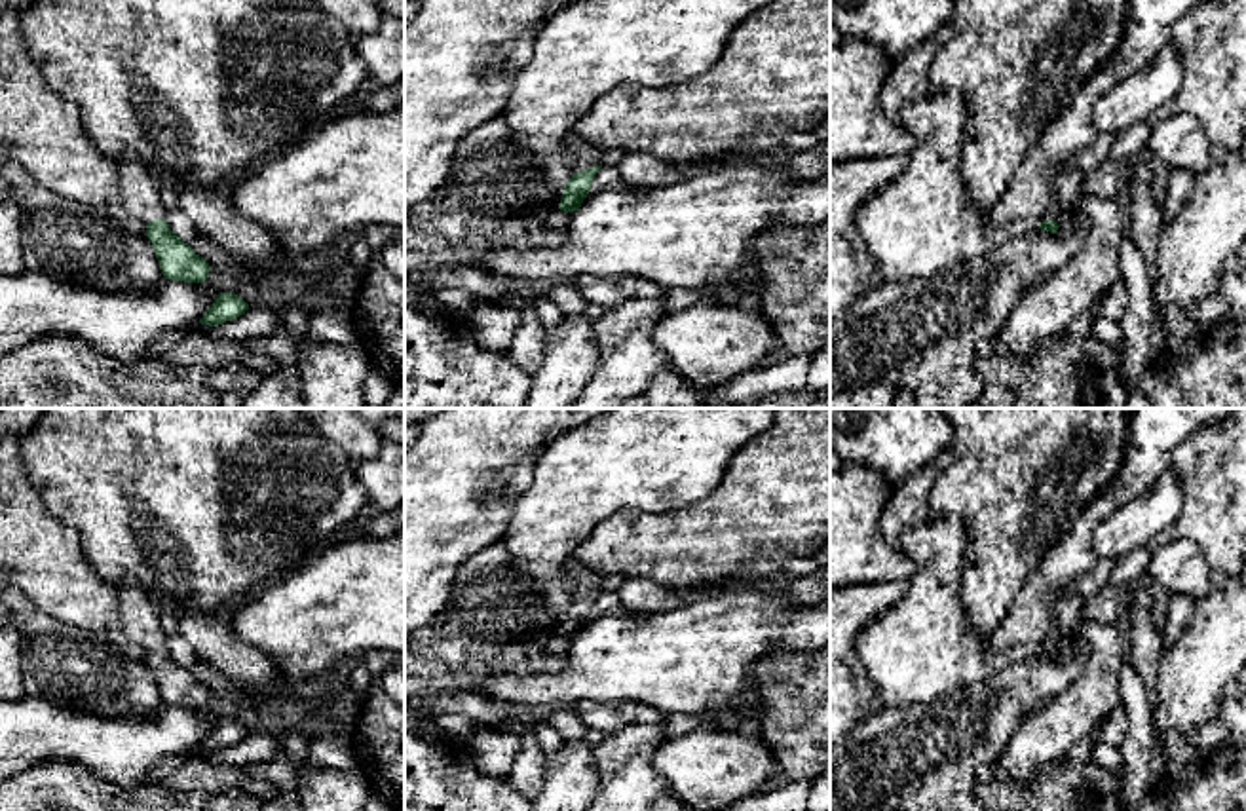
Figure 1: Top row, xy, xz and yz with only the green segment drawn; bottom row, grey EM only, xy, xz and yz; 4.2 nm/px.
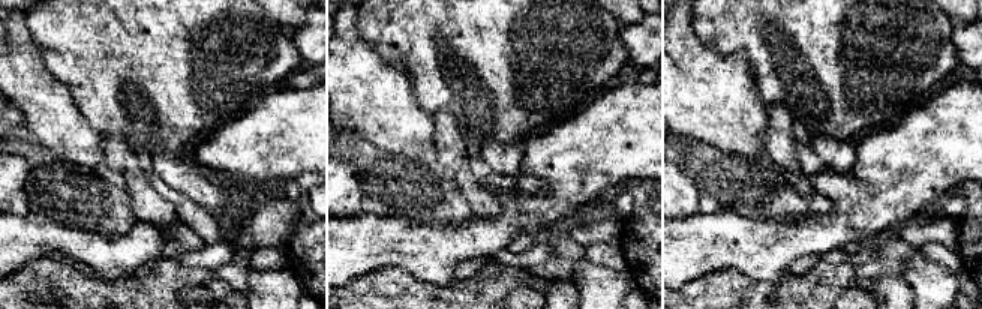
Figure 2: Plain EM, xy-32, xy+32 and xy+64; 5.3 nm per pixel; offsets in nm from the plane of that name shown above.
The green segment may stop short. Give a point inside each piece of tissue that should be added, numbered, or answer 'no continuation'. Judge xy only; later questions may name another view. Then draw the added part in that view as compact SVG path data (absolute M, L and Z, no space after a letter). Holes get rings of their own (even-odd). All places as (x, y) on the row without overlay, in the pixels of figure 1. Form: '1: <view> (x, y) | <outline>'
1: xy (141, 625) | M125 579L118 589L118 608L122 619L122 640L129 640L144 650L156 644L165 644L167 632L160 623L160 613L144 589L133 579Z

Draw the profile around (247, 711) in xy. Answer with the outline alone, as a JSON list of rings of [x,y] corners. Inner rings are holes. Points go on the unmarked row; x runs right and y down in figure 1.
[[[180,632],[167,634],[165,648],[184,669],[196,676],[196,680],[203,682],[209,689],[237,705],[237,722],[241,722],[249,731],[258,731],[258,718],[262,708],[260,703],[255,703],[243,695],[230,678],[203,663]]]

